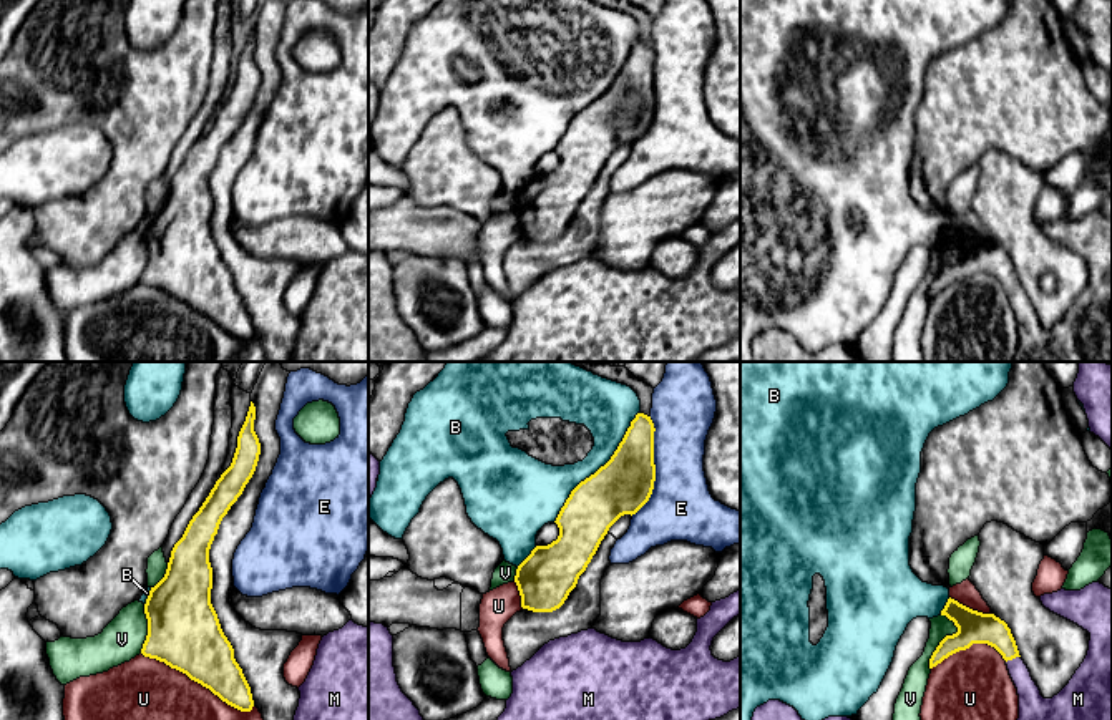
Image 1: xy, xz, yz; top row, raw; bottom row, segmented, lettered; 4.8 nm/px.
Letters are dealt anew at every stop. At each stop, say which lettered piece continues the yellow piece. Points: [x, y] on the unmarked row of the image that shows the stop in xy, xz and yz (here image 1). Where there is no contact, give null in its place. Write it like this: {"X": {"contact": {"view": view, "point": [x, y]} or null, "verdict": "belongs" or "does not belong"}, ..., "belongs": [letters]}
{"B": {"contact": {"view": "xz", "point": [599, 97]}, "verdict": "does not belong"}, "E": {"contact": {"view": "xz", "point": [654, 95]}, "verdict": "does not belong"}, "M": {"contact": {"view": "yz", "point": [1013, 286]}, "verdict": "belongs"}, "U": {"contact": {"view": "xy", "point": [198, 311]}, "verdict": "does not belong"}, "V": {"contact": {"view": "yz", "point": [943, 267]}, "verdict": "does not belong"}, "belongs": ["M"]}

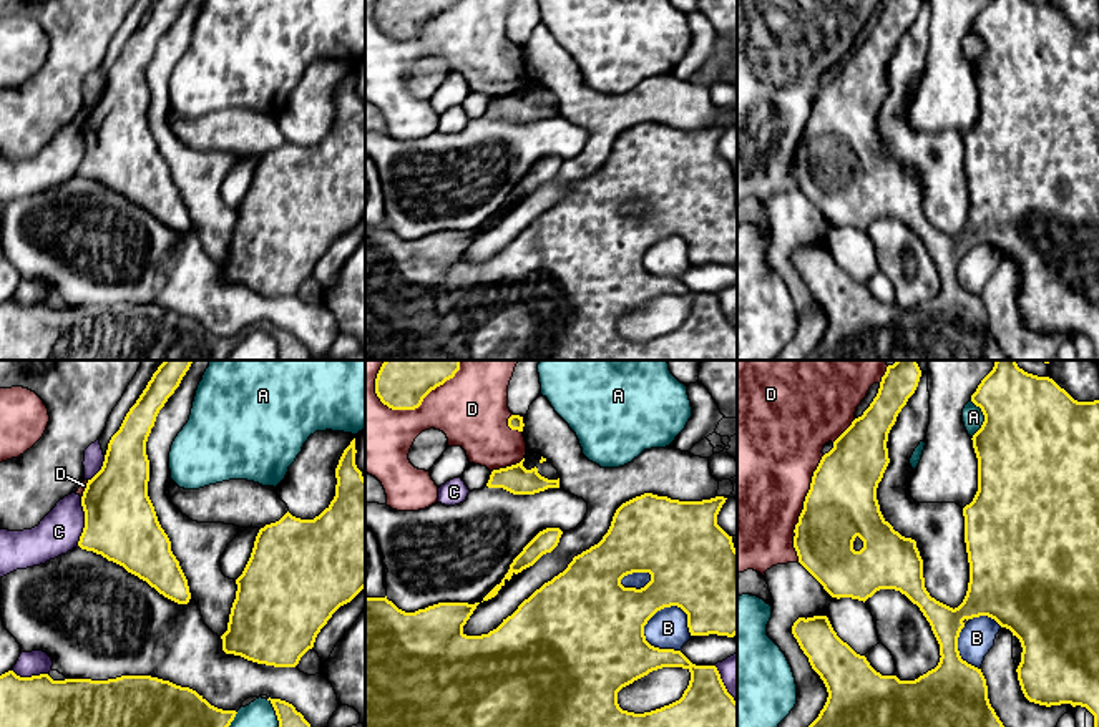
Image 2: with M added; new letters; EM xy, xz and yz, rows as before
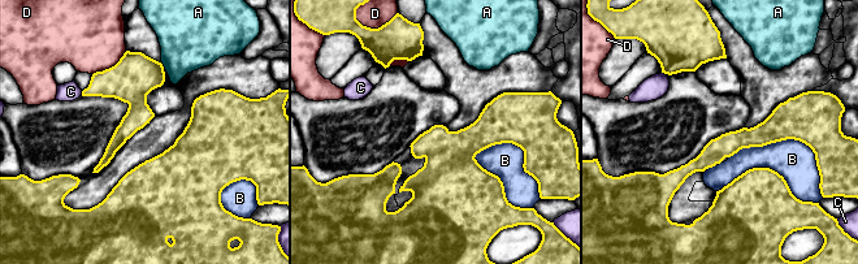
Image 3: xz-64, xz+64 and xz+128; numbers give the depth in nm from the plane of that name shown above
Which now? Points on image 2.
{"A": {"contact": {"view": "yz", "point": [985, 47]}, "verdict": "does not belong"}, "B": {"contact": {"view": "xz", "point": [644, 268]}, "verdict": "does not belong"}, "C": {"contact": {"view": "xy", "point": [85, 150]}, "verdict": "does not belong"}, "D": {"contact": {"view": "xz", "point": [415, 35]}, "verdict": "does not belong"}, "belongs": []}

